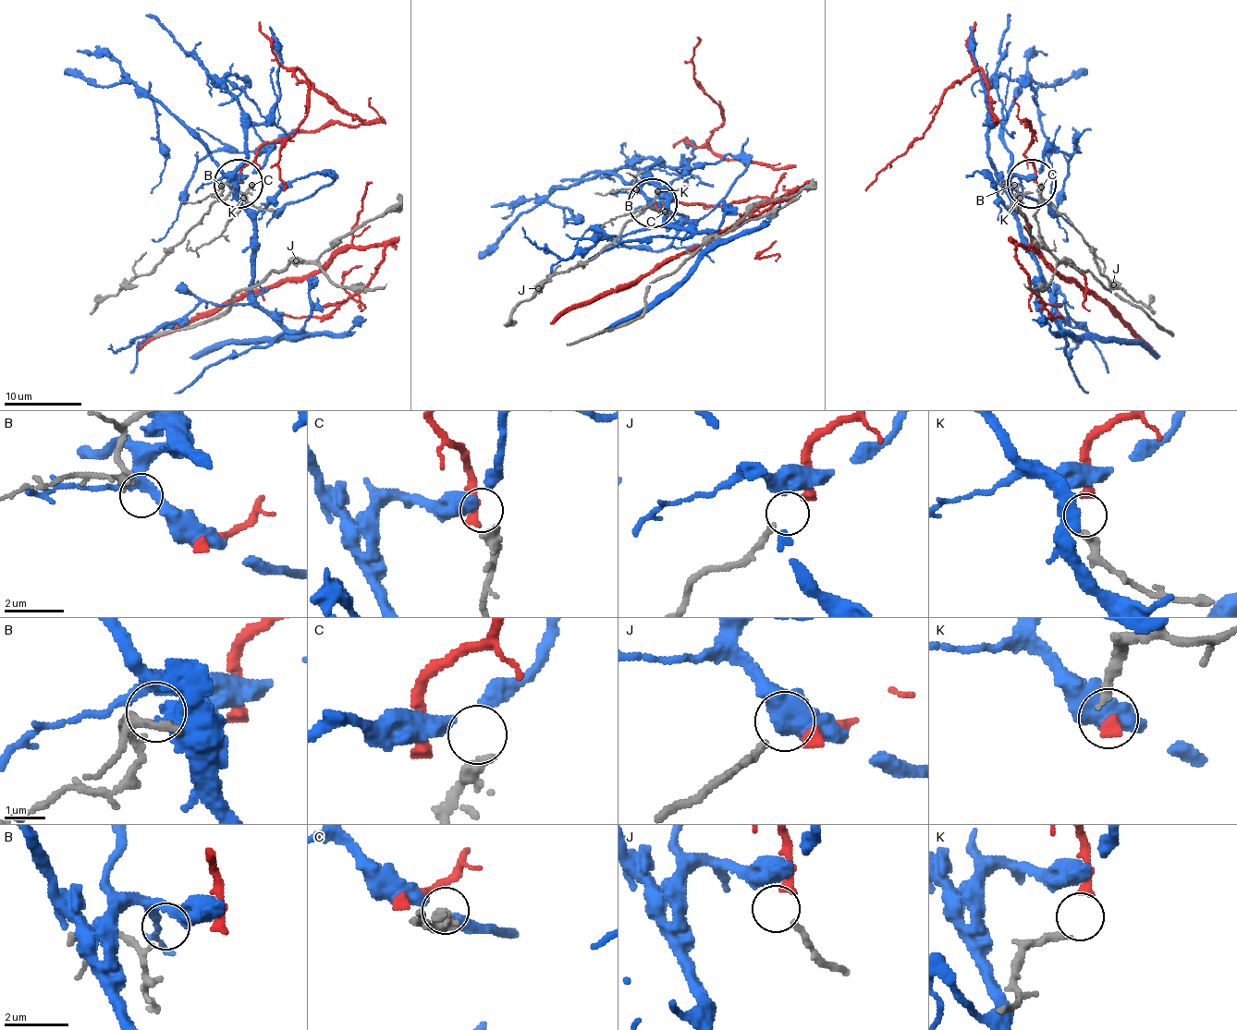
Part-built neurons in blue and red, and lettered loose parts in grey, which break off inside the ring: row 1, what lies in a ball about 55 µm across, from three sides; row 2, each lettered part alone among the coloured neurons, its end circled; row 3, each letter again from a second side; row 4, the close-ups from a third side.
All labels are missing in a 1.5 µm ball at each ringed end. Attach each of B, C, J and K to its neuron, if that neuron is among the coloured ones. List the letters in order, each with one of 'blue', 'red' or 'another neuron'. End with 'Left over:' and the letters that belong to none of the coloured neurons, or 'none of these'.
B: blue
C: another neuron
J: another neuron
K: red
Left over: C, J

